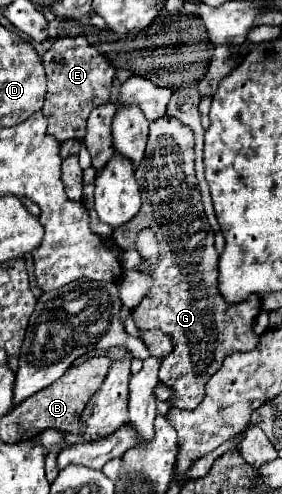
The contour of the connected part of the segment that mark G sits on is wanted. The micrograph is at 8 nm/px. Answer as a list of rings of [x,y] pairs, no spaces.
[[[160,117],[154,123],[150,123],[150,135],[144,159],[140,167],[136,169],[136,181],[140,185],[142,193],[142,209],[134,217],[134,221],[114,229],[112,239],[122,249],[132,249],[136,233],[144,227],[150,227],[156,233],[156,239],[160,243],[160,261],[158,265],[150,267],[150,275],[154,277],[154,285],[150,293],[142,299],[138,307],[132,309],[132,319],[138,329],[162,329],[168,333],[174,341],[174,351],[162,359],[160,367],[160,381],[174,389],[174,401],[172,405],[178,409],[194,409],[202,397],[204,397],[204,385],[206,381],[222,367],[224,359],[236,351],[252,351],[260,335],[252,331],[254,319],[260,313],[260,297],[252,293],[246,301],[240,303],[228,303],[218,289],[218,253],[214,249],[214,231],[208,225],[202,201],[200,201],[200,189],[194,173],[194,135],[192,129],[184,123],[180,123],[174,117]]]

